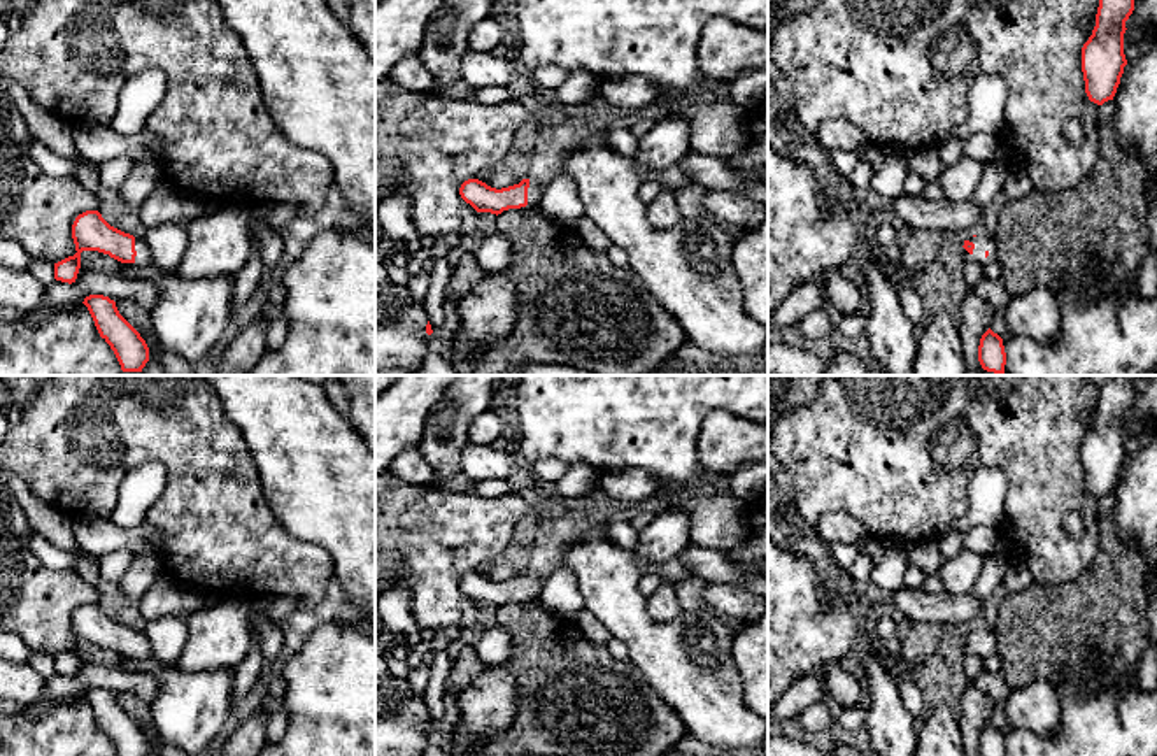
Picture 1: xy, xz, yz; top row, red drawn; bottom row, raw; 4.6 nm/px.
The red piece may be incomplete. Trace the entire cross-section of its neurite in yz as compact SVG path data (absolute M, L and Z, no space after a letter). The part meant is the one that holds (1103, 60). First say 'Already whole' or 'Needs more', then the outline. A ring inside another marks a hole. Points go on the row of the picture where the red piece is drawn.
Already whole. M1099 0L1096 26L1082 47L1082 72L1090 102L1103 105L1113 100L1124 67L1125 21L1134 11L1134 0Z

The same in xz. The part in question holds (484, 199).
Needs more. M468 179L461 184L459 195L477 212L501 214L503 210L536 209L543 195L545 184L522 179L508 188L491 188L479 179Z

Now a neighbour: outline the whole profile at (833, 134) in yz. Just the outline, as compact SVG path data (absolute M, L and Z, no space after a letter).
M845 118L822 121L815 135L824 151L845 149L862 153L871 144L866 133Z

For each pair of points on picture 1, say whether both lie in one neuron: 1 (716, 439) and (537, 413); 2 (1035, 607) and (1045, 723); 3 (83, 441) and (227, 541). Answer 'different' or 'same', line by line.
1: different
2: different
3: same

